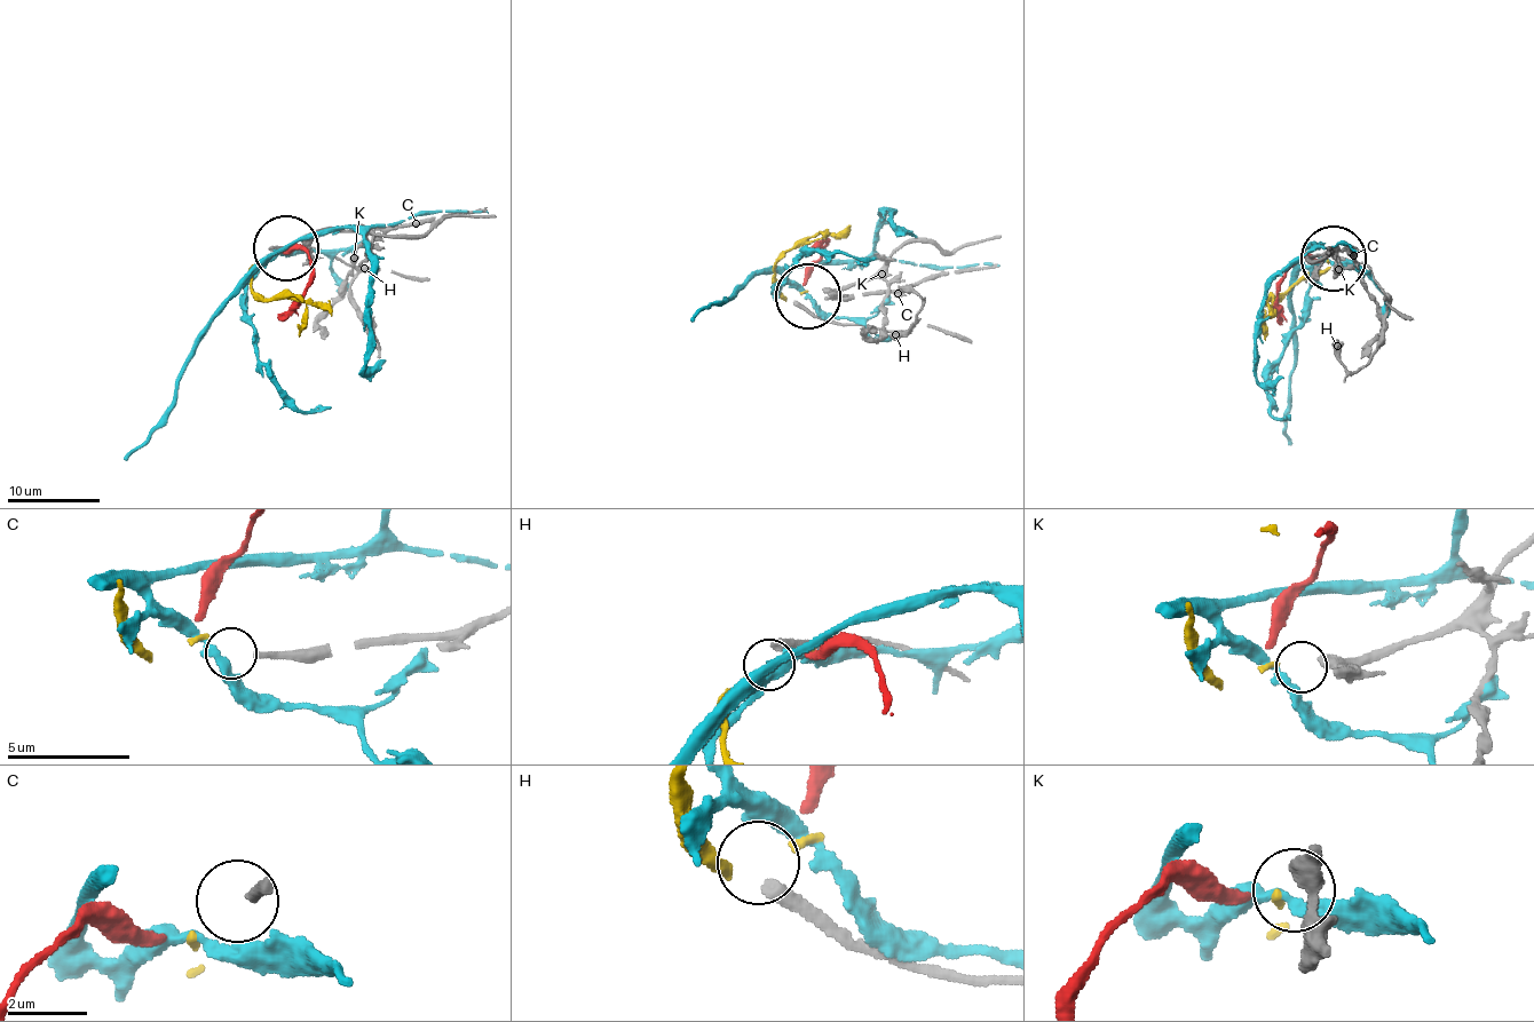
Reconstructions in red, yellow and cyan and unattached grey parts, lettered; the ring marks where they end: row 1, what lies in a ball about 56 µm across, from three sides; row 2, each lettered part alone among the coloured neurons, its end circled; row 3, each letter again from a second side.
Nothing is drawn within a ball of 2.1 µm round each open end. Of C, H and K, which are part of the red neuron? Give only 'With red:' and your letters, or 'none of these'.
With red: none of these

